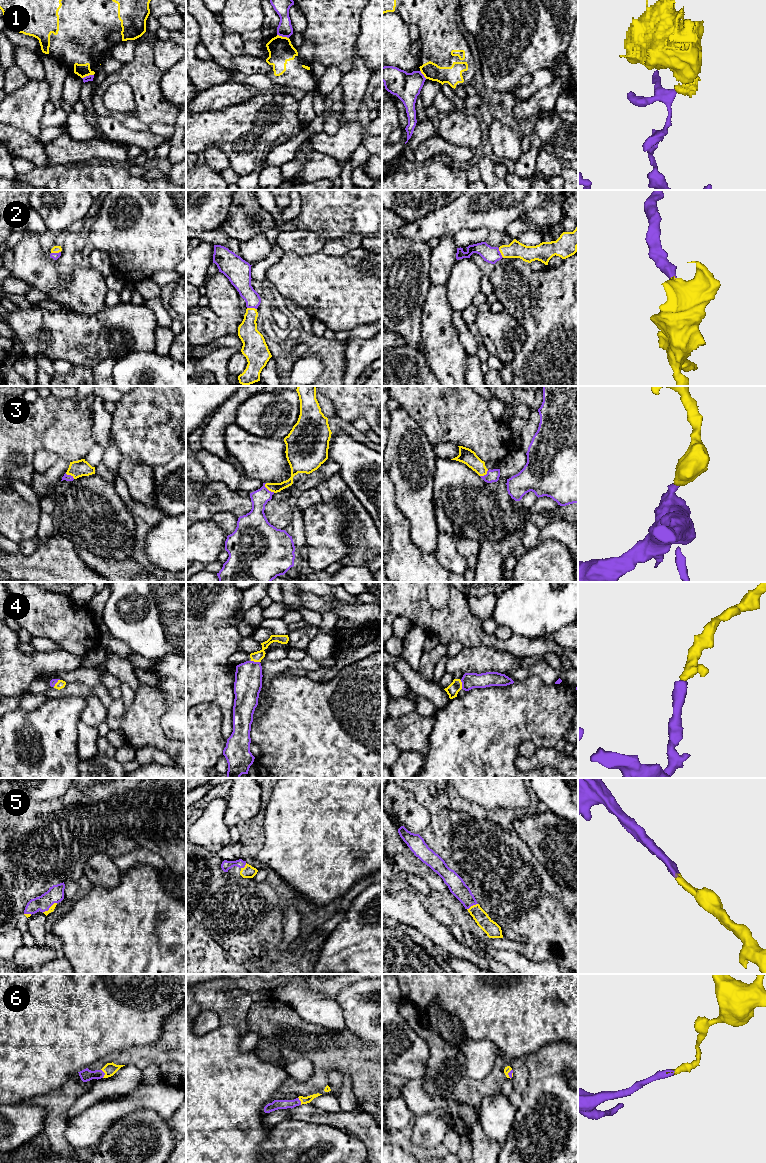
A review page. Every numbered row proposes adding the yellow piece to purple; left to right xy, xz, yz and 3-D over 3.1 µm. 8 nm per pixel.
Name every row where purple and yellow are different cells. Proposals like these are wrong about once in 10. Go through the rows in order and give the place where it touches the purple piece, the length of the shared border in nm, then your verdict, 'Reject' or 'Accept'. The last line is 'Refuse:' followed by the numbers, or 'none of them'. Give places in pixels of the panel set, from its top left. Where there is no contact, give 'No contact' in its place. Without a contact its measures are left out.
1: Touches purple at xy (87, 76). Shared border 100 nm. Reject
2: Touches purple at xy (55, 253). Shared border 80 nm. Accept
3: Touches purple at xz (268, 490). Shared border 110 nm. Accept
4: Touches purple at xz (255, 662). Shared border 70 nm. Accept
5: Touches purple at xy (49, 907). Shared border 150 nm. Accept
6: Touches purple at xy (104, 1073). Shared border 70 nm. Accept
Refuse: 1

